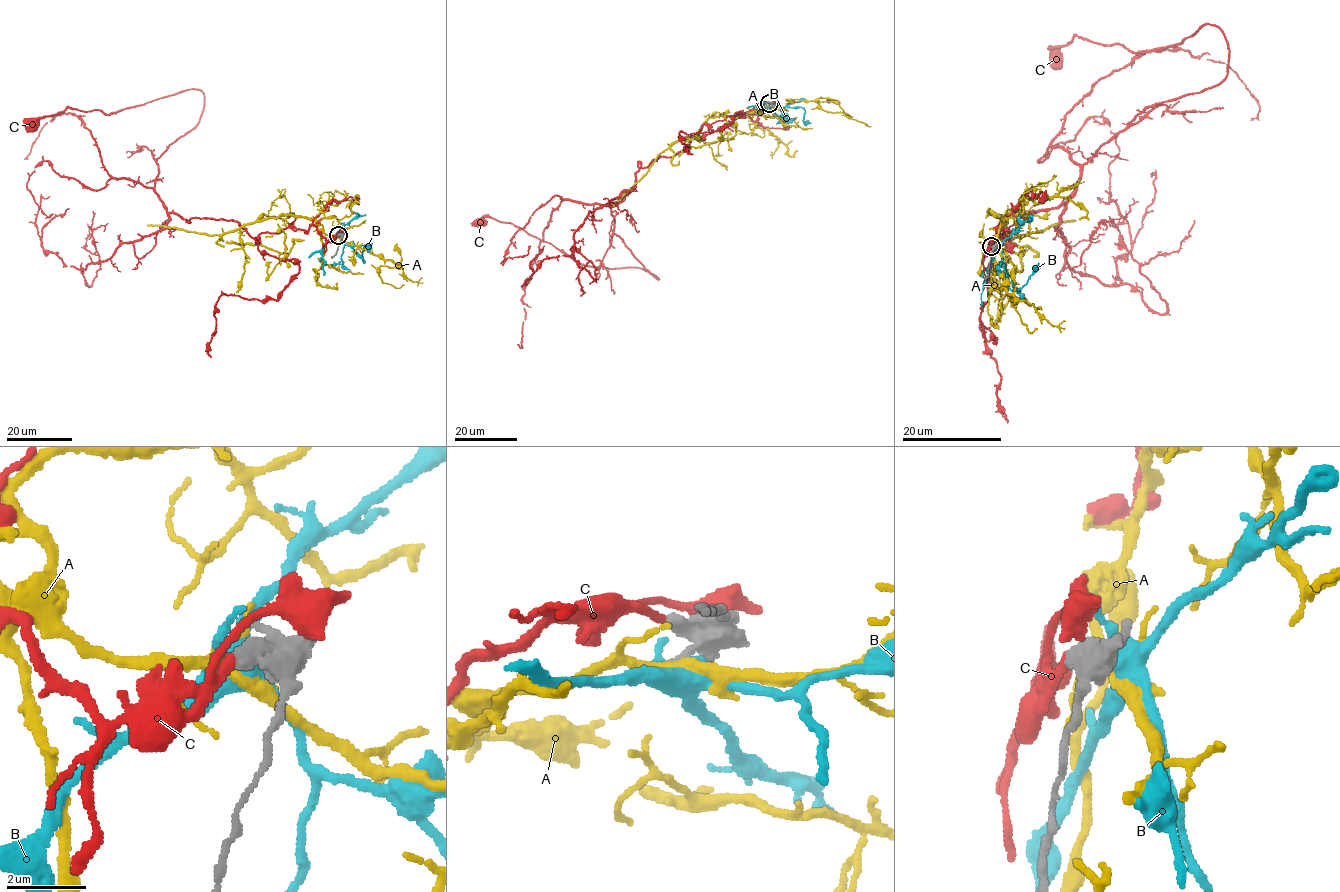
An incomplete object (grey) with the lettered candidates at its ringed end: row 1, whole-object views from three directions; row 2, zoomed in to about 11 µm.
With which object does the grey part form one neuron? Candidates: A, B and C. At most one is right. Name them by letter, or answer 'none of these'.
C

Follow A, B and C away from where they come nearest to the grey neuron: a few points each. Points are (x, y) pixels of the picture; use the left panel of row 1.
A: (337, 235), (327, 235), (314, 221), (279, 215), (221, 237), (282, 253), (294, 240), (304, 239)
B: (338, 235), (364, 262), (364, 250), (372, 243)
C: (337, 235), (312, 225), (252, 237), (236, 221), (168, 211), (156, 161), (198, 121), (200, 90), (31, 125)

